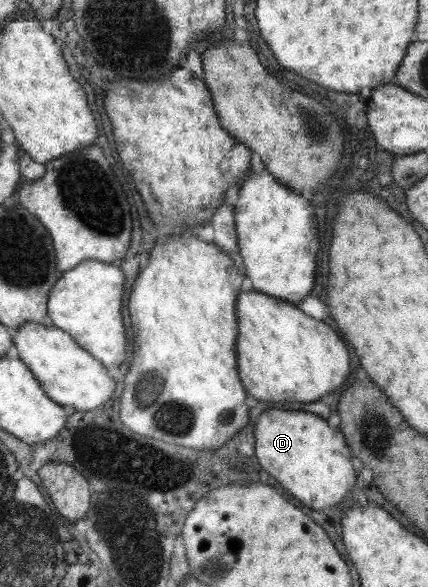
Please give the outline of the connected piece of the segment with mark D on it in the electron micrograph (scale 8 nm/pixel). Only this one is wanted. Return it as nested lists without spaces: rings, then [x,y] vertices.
[[[271,408],[254,424],[254,454],[264,474],[278,481],[290,496],[312,508],[324,510],[344,498],[354,484],[350,454],[338,427],[328,428],[316,414]]]

